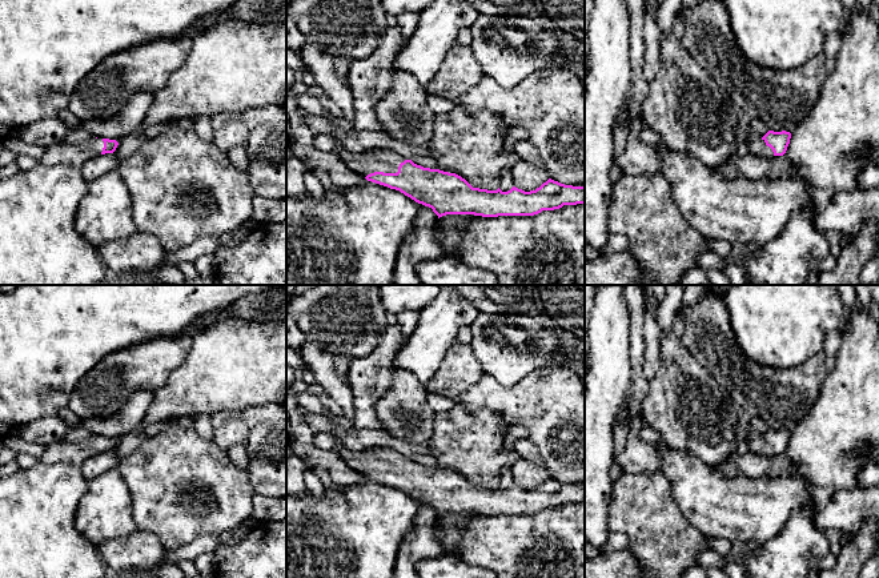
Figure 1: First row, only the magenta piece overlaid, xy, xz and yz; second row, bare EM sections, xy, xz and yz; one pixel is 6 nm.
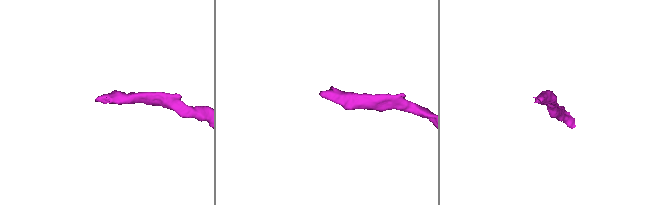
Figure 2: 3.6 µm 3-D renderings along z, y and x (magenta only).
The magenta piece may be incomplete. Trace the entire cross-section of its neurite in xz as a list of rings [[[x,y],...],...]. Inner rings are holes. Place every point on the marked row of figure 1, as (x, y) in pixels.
[[[338,141],[333,150],[346,166],[368,181],[400,190],[440,217],[474,214],[482,217],[534,216],[563,205],[585,204],[585,186],[565,185],[549,178],[535,190],[513,186],[507,192],[473,188],[455,173],[424,168],[389,148],[353,153]]]

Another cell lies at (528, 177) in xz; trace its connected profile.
[[[518,158],[511,170],[514,186],[525,192],[535,190],[550,178],[545,168],[531,165],[522,158]]]

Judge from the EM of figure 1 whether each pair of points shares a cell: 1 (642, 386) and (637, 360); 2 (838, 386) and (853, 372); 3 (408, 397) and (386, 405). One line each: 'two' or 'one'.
1: one
2: one
3: one

